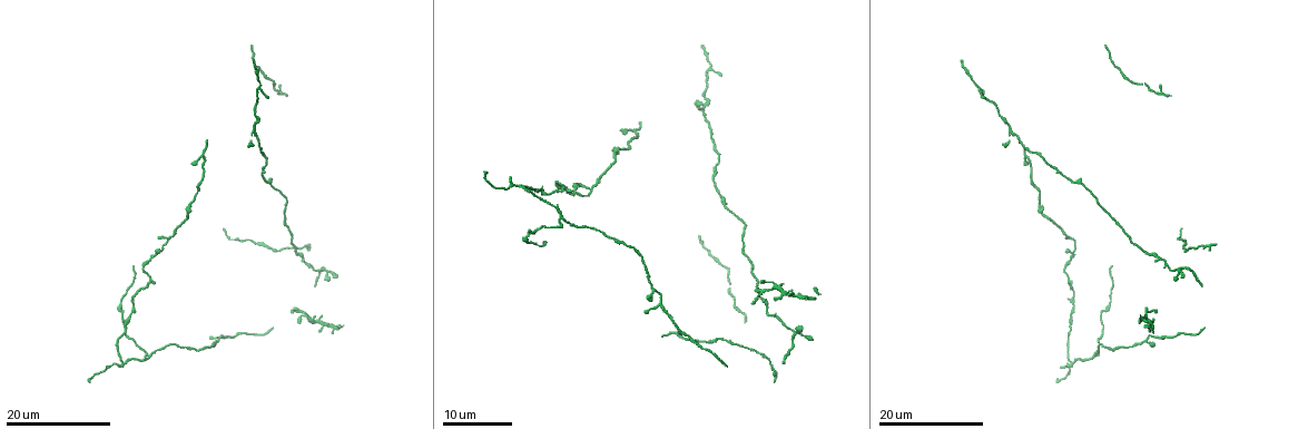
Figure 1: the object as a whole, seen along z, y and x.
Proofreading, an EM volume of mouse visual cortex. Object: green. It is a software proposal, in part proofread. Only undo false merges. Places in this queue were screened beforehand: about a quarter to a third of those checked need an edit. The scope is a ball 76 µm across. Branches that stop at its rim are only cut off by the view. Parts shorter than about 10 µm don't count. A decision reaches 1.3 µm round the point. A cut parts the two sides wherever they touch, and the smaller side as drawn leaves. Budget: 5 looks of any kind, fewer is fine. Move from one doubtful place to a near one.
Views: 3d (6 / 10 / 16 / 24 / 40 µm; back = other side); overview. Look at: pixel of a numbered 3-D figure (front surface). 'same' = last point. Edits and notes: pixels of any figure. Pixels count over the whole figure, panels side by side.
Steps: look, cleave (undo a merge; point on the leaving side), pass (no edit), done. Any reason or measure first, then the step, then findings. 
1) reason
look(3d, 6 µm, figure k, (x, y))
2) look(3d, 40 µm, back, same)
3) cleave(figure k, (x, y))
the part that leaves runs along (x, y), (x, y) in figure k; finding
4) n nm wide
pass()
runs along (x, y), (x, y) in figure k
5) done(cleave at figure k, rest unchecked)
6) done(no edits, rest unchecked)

look(3d, 24 µm, figure 1, (702, 112))

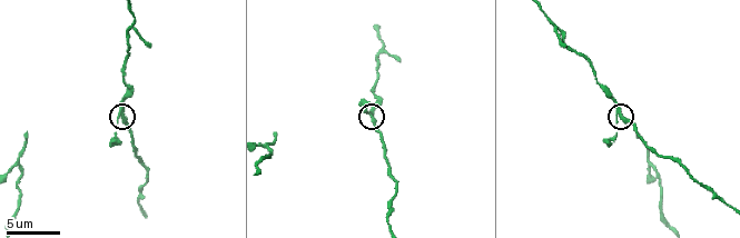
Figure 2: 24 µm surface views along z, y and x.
zoom in
look(3d, 6 µm, figure 2, (621, 115))

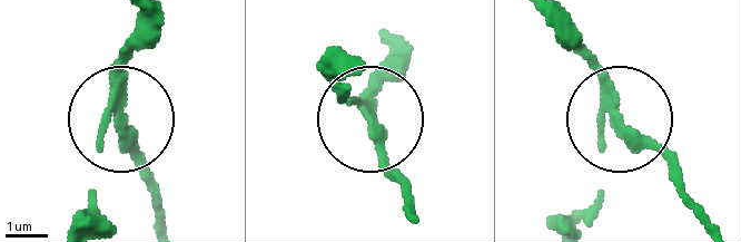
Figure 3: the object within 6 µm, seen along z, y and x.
pass()
one neuron here

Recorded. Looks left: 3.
narrows sharply
look(3d, 6 µm, figure 2, (666, 157))

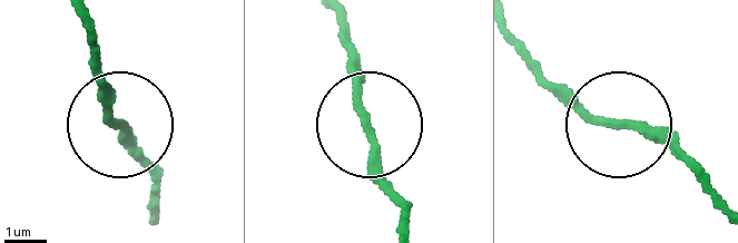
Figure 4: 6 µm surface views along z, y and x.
pass()
all the same neuron

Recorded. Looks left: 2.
thick turns thin
look(3d, 16 µm, figure 1, (1068, 355))

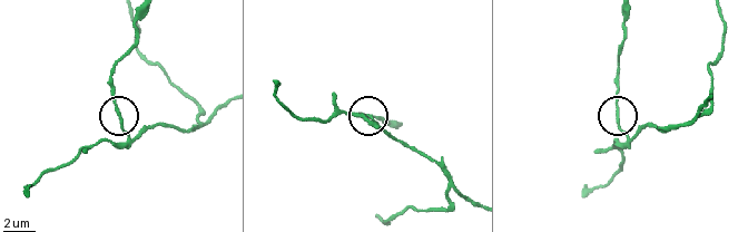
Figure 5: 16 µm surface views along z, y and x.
look(3d, 6 µm, figure 5, (122, 118))

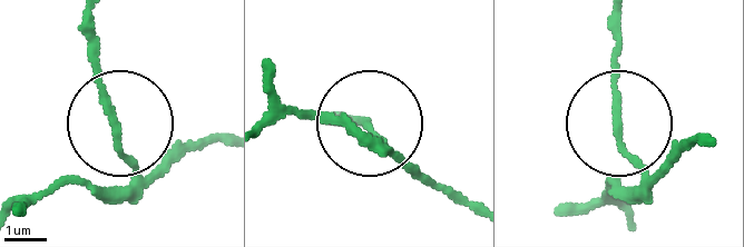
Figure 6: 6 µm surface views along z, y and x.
cleave(figure 6, (109, 102))
the part that leaves runs along (129, 165), (113, 137), (90, 20) in figure 6; two neurons meet here

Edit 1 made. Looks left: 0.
done(cleave at figure 6, rest unchecked)

